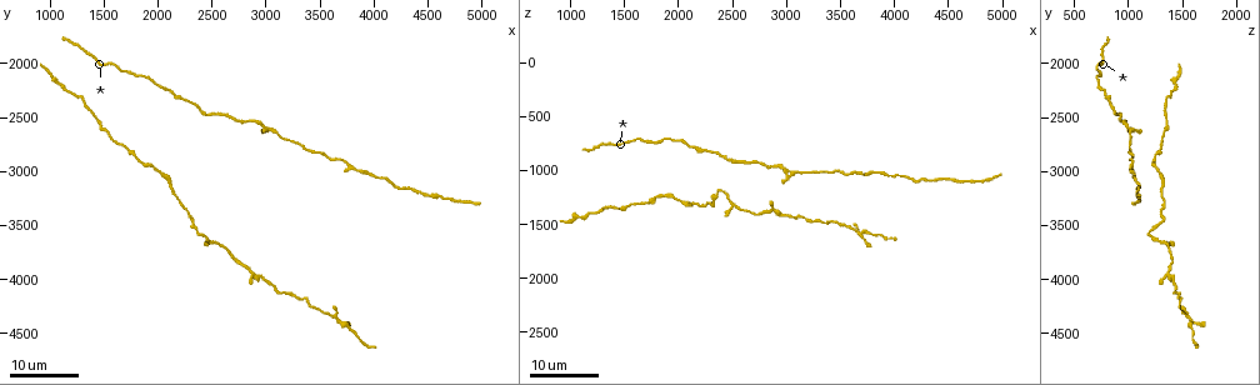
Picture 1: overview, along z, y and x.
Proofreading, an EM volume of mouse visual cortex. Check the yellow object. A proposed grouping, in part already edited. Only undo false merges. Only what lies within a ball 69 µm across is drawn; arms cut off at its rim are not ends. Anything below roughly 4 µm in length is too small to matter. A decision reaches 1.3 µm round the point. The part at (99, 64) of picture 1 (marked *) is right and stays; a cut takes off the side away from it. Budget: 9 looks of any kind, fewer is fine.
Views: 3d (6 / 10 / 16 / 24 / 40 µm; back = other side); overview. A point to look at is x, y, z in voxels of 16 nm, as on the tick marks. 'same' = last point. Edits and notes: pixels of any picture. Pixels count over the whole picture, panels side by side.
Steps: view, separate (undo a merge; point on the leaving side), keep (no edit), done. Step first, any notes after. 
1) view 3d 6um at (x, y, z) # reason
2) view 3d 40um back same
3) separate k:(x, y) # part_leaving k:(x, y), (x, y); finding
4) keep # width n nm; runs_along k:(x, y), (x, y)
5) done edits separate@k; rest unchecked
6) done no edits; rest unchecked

view 3d 16um at (1320, 2300, 1360)

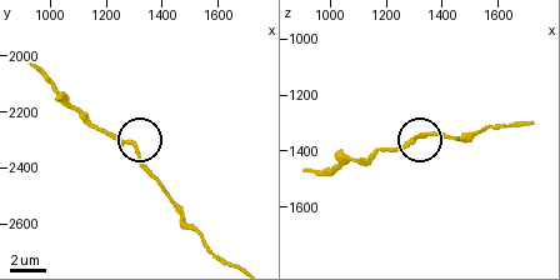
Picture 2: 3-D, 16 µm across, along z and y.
view 3d 10um at (1310, 2310, 1350)

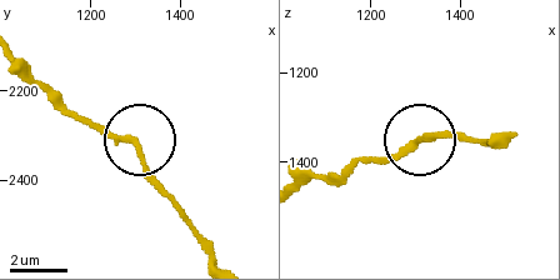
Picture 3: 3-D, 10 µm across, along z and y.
keep # continuous, no second neuron

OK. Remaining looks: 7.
view 3d 16um at (2520, 3680, 1300) # small branch off a trunk

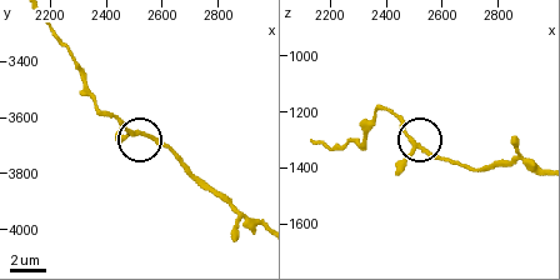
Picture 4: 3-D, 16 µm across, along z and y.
view 3d 10um at (2500, 3650, 1310) # closer look

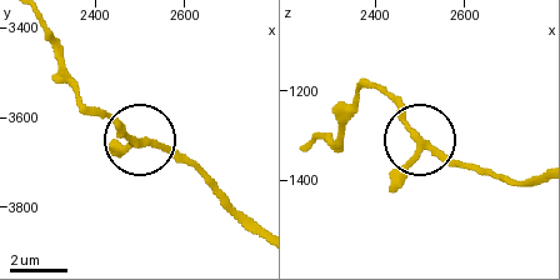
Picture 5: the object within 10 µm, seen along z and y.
keep # runs_along 5:(41, 26), (63, 76), (83, 99), (194, 168); continuous, no second neuron

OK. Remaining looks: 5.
view 3d 24um at (2840, 3920, 1360) # three-way junction

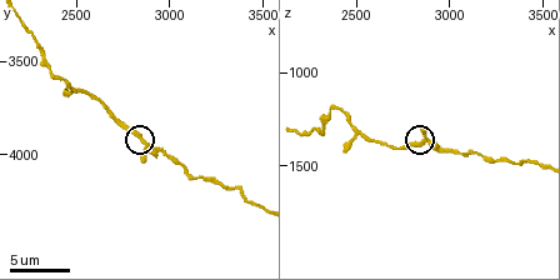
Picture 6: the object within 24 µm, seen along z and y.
view 3d 10um at (2860, 3920, 1360)

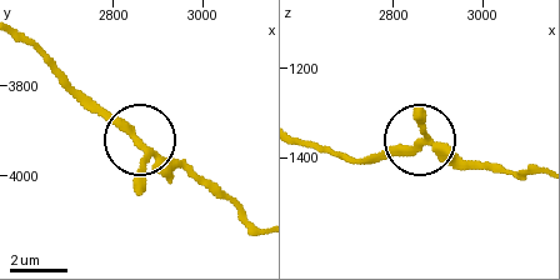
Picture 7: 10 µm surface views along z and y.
keep # width 210 nm; runs_along 7:(301, 143), (380, 159), (423, 140), (485, 166); continuous, no second neuron

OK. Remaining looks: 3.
view 3d 24um at (3640, 4360, 1560) # side arm on a straight run

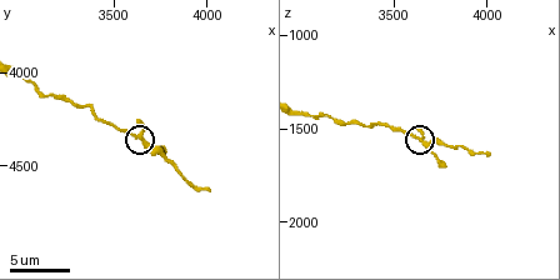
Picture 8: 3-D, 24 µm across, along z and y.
view 3d 10um at (3640, 4360, 1560)

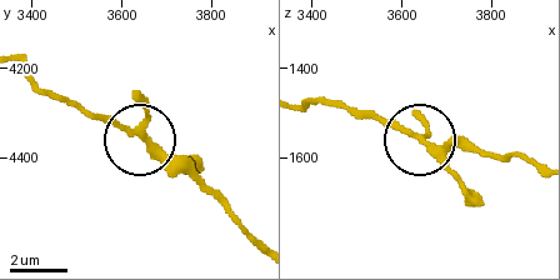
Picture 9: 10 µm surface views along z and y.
keep # runs_along 9:(23, 66), (51, 91), (159, 146), (206, 194); one neuron here

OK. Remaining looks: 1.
done no edits; rest unchecked

